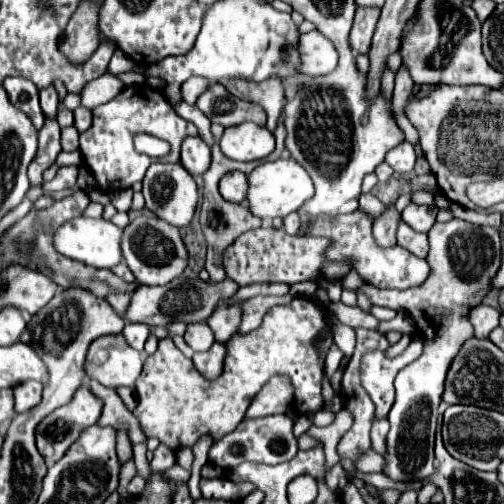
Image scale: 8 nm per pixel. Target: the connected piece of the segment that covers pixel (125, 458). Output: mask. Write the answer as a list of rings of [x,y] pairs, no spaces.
[[[118,432],[118,444],[116,444],[116,452],[118,452],[120,466],[124,466],[126,462],[130,462],[130,458],[132,458],[132,444],[128,442],[126,432]]]

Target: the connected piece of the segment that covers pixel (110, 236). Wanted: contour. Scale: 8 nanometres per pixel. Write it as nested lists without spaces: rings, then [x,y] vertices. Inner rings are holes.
[[[78,216],[78,218],[62,224],[62,228],[58,228],[58,232],[54,234],[54,248],[60,254],[64,254],[66,258],[90,264],[94,268],[112,268],[114,264],[118,264],[122,260],[120,238],[122,238],[122,230],[118,226],[114,226],[112,222],[108,222],[104,218]]]

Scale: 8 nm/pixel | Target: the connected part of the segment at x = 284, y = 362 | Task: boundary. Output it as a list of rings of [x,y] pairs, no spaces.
[[[298,296],[290,306],[278,306],[270,310],[260,328],[250,334],[234,334],[228,340],[228,354],[224,370],[216,380],[206,380],[194,368],[194,362],[186,358],[170,338],[162,338],[158,350],[146,358],[144,370],[136,380],[138,404],[134,416],[138,418],[147,438],[156,437],[172,450],[192,448],[202,436],[210,436],[214,442],[230,434],[246,416],[252,398],[274,376],[290,376],[296,394],[294,410],[298,414],[316,414],[322,410],[322,356],[314,342],[326,326],[322,308],[312,300]]]

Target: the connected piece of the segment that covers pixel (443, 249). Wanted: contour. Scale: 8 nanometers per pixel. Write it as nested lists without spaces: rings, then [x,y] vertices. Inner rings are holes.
[[[464,220],[436,222],[428,232],[430,252],[426,262],[430,262],[430,276],[426,284],[408,288],[408,290],[382,290],[370,284],[360,286],[358,290],[368,296],[376,306],[388,306],[396,312],[408,312],[416,328],[420,326],[424,352],[412,364],[398,372],[396,402],[390,410],[390,434],[386,440],[386,474],[392,480],[426,480],[432,476],[434,466],[434,434],[438,404],[442,400],[442,388],[450,360],[460,352],[462,344],[474,336],[474,326],[468,320],[468,314],[482,304],[490,292],[490,282],[500,268],[500,232],[490,226],[476,226]]]

